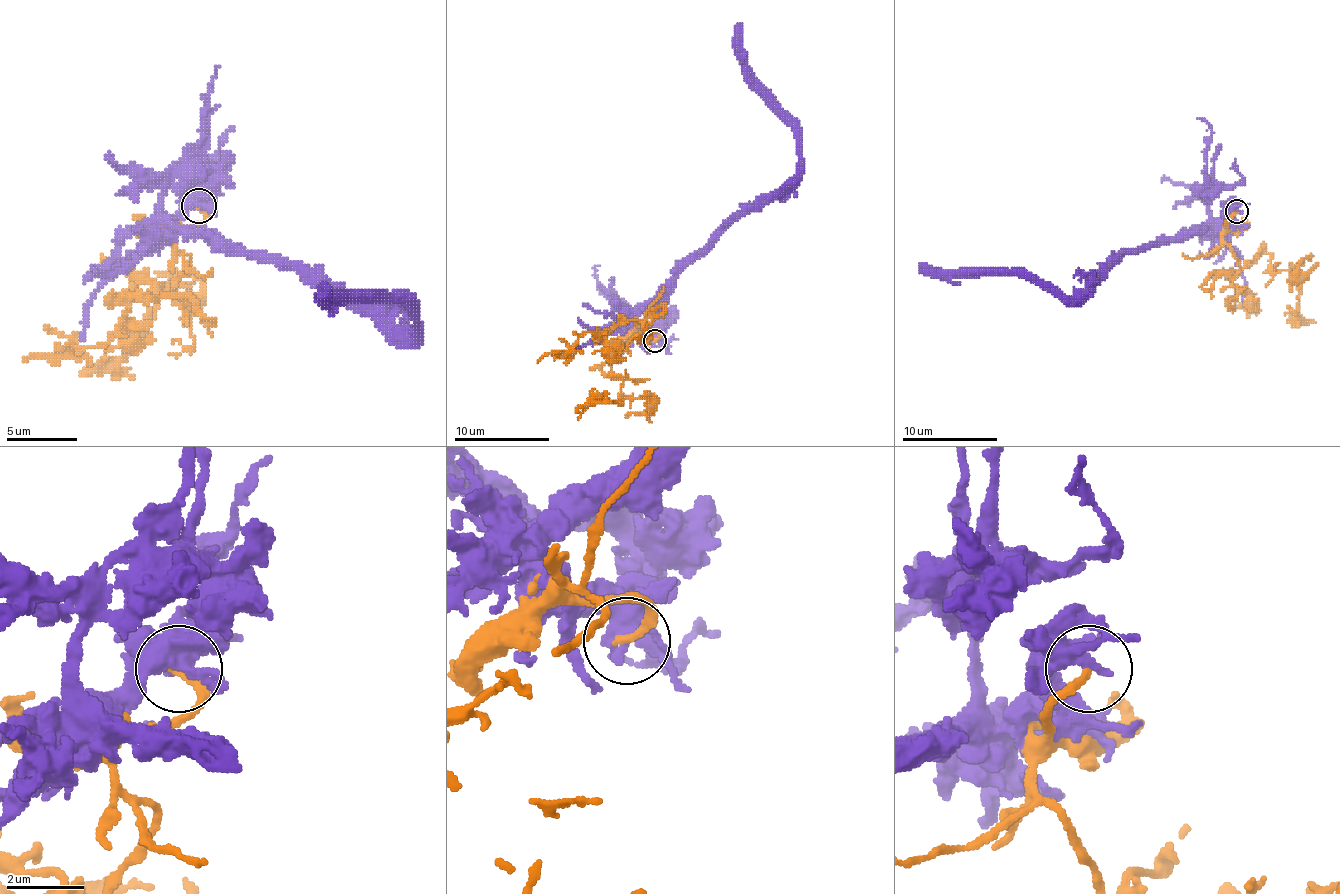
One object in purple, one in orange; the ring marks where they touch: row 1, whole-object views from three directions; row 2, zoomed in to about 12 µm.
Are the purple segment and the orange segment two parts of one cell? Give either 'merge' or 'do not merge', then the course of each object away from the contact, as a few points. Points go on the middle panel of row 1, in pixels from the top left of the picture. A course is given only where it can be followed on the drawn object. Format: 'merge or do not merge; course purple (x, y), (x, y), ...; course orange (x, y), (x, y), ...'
do not merge; course purple (654, 341), (635, 317), (725, 230), (799, 173), (794, 123), (751, 75), (739, 23); course orange (654, 341), (659, 332), (640, 327), (649, 334), (602, 372), (623, 382), (621, 403), (592, 403), (578, 420)

